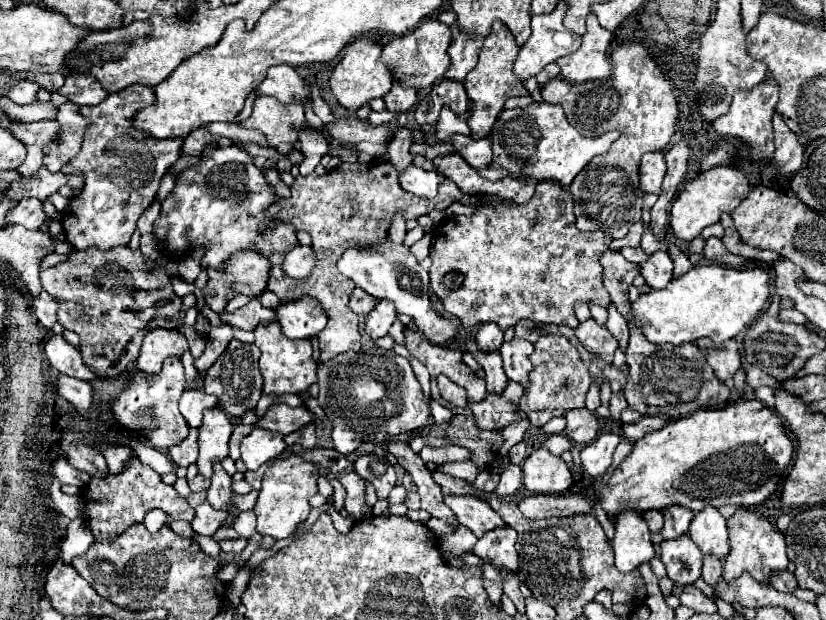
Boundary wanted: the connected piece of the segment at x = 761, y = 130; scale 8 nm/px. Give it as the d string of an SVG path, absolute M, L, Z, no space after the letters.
M768 77L764 83L758 83L752 89L738 89L734 93L730 111L714 121L716 133L720 133L724 137L740 137L744 143L748 143L752 147L752 153L750 153L752 161L758 161L758 159L770 161L772 159L772 153L774 153L772 115L774 115L774 107L778 103L778 87L780 85L772 77Z

